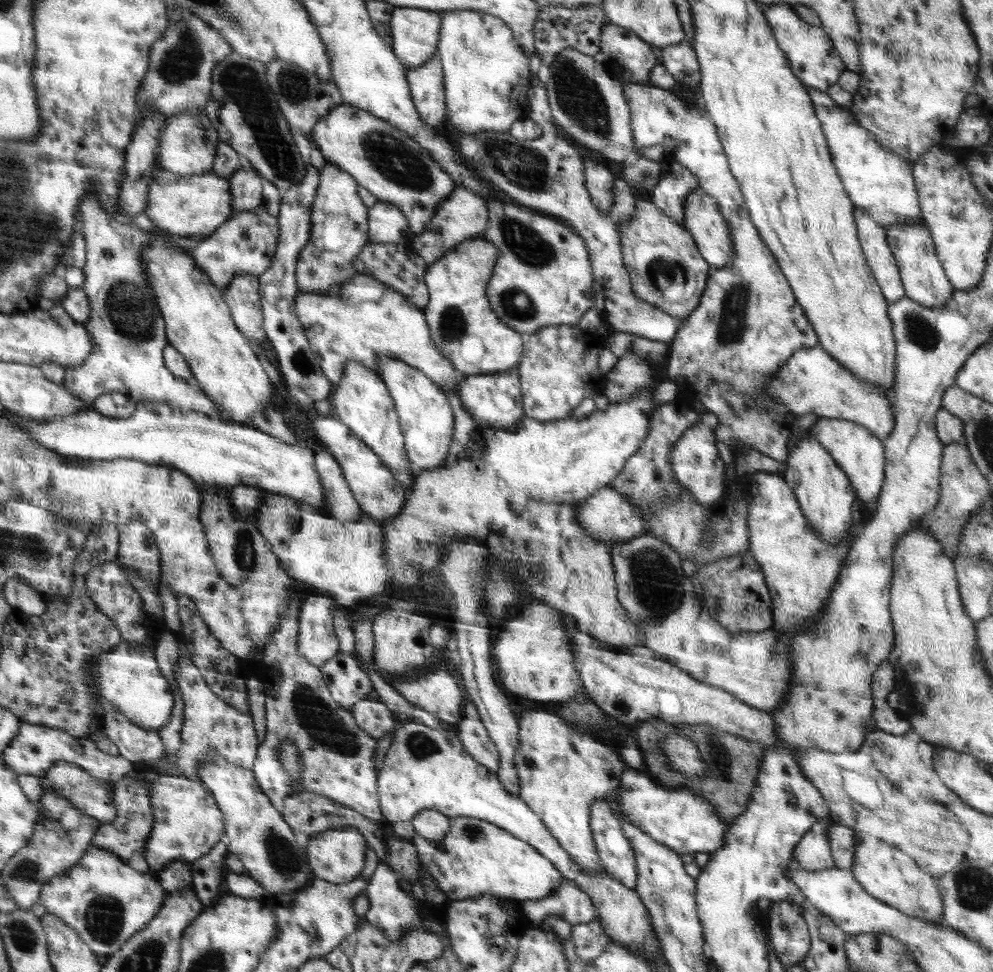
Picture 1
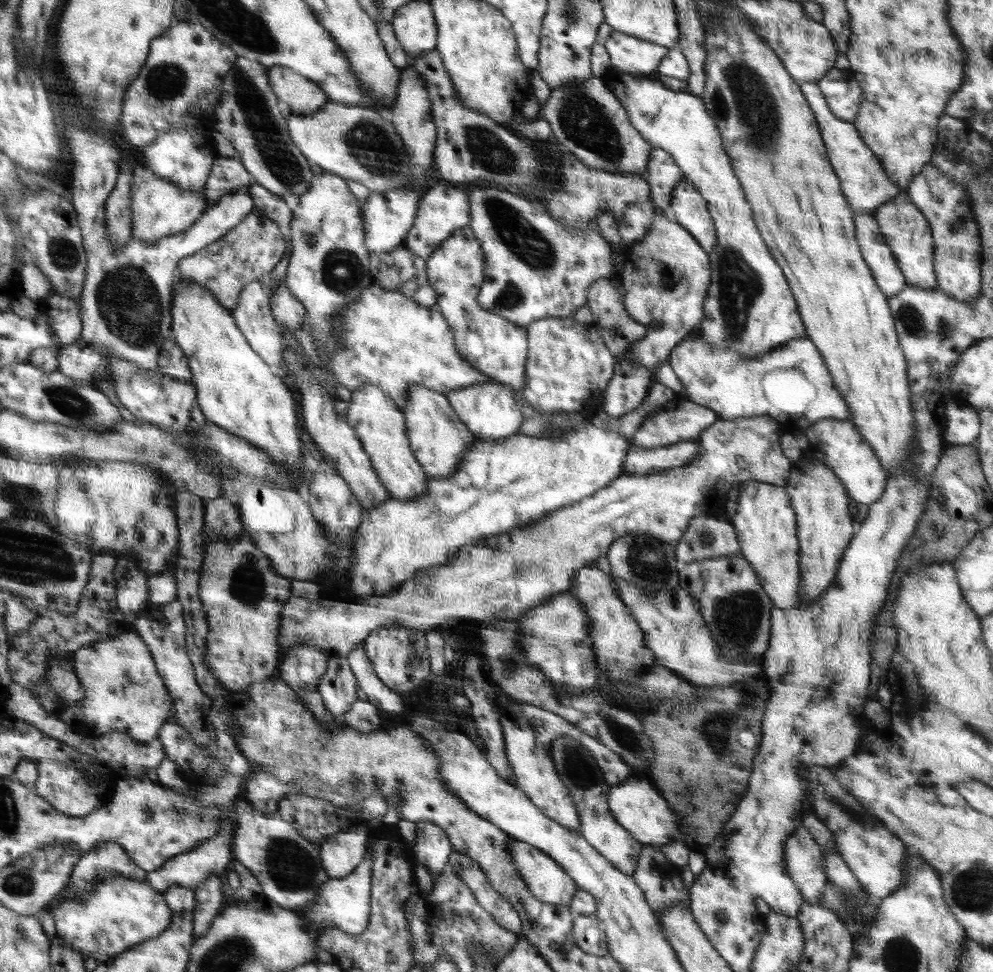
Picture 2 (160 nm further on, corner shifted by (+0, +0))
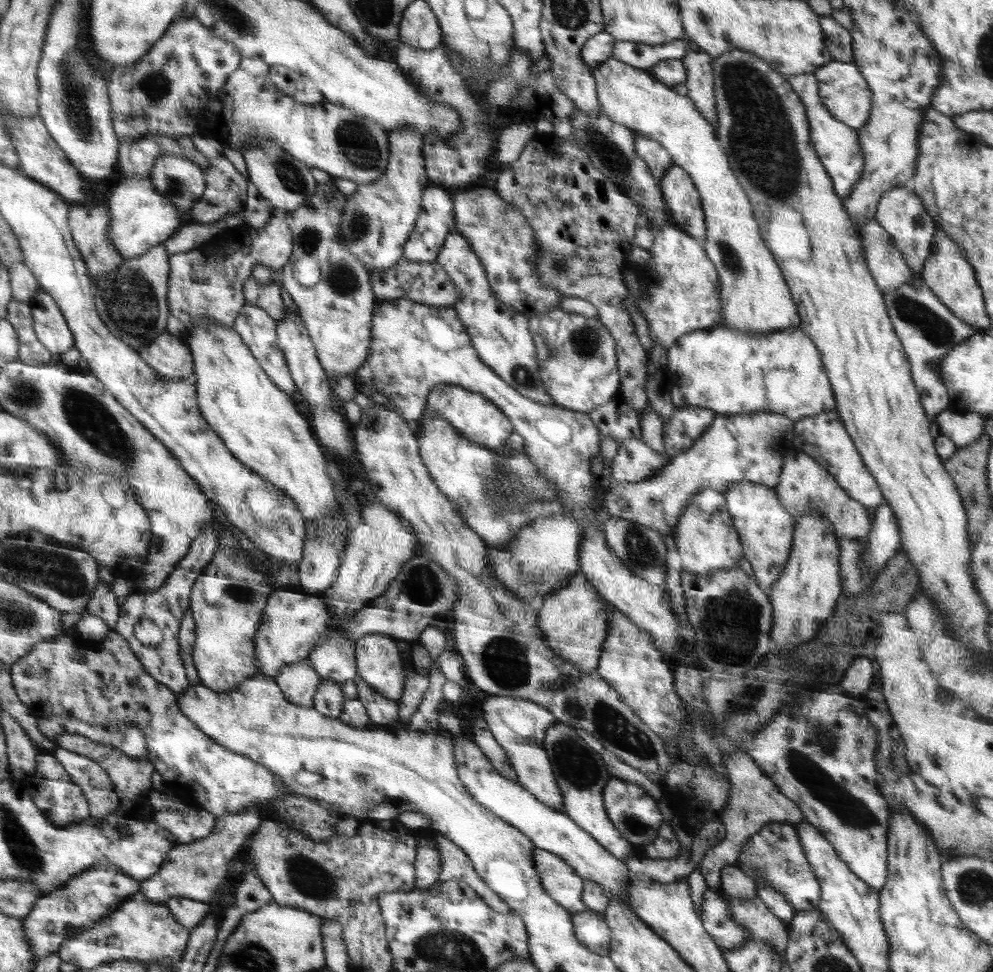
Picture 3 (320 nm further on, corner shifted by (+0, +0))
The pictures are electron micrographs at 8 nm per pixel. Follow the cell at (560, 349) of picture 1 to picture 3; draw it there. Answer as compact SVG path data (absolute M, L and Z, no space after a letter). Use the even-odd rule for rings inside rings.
M558 309L532 317L529 320L529 331L534 332L533 340L538 340L537 359L542 360L542 380L546 380L546 392L553 397L554 404L576 412L589 413L612 400L621 380L621 376L618 376L619 368L616 368L617 343L598 316L586 318L582 314L571 314Z

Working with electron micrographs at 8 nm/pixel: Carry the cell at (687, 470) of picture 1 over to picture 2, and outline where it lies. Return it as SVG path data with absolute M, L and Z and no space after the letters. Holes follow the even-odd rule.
M696 438L655 449L638 448L631 441L628 456L624 460L624 474L649 475L665 472L693 463L698 455L701 455L701 443Z

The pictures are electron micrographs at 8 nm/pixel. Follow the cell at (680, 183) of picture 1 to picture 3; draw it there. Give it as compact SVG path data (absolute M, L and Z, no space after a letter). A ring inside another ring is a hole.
M636 133L636 151L638 155L644 157L653 176L660 182L669 168L674 166L673 157L670 156L668 149L664 148L657 140L642 133Z

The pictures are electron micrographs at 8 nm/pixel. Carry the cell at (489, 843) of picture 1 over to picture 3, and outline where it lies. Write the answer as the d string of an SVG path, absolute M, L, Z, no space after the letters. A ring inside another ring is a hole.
M536 848L533 862L545 891L573 913L588 911L584 901L585 880L556 853Z

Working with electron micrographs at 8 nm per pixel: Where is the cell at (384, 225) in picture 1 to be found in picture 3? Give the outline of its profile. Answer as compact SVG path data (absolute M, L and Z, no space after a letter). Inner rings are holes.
M405 126L389 132L390 159L386 172L374 183L359 184L357 192L351 194L346 202L344 216L341 220L341 236L346 240L346 249L358 257L358 261L365 262L369 273L396 267L404 257L405 244L417 224L417 220L424 210L424 192L429 184L424 157L424 134L416 128Z

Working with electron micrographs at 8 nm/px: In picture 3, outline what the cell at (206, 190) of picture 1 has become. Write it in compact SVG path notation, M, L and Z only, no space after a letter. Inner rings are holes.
M121 178L107 193L105 200L109 212L107 238L121 250L125 260L137 258L150 248L165 243L182 224L181 208L177 208L169 197L157 192L156 185L149 178Z

